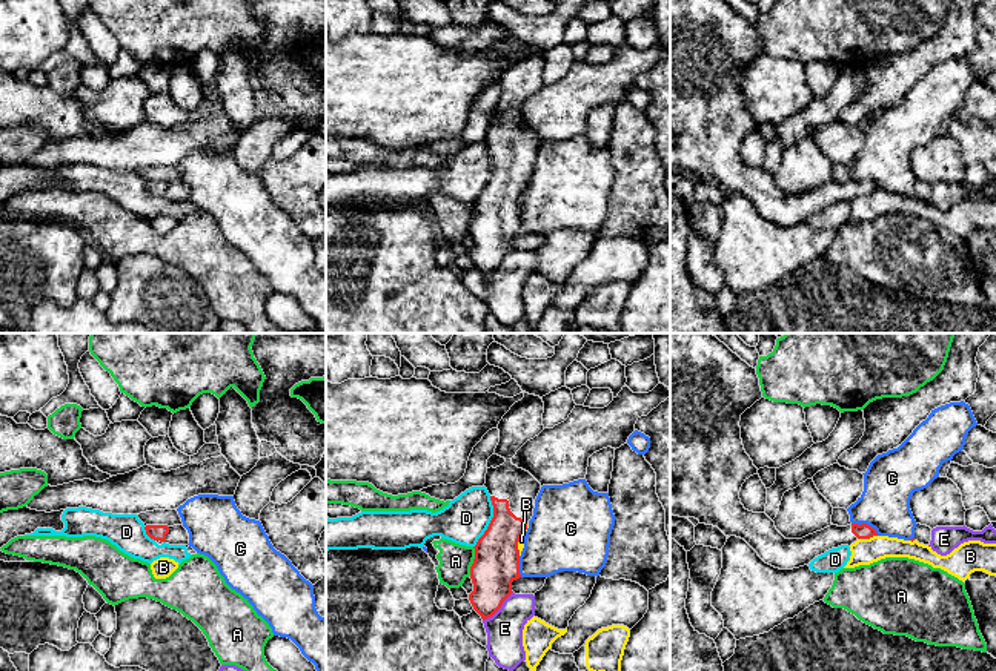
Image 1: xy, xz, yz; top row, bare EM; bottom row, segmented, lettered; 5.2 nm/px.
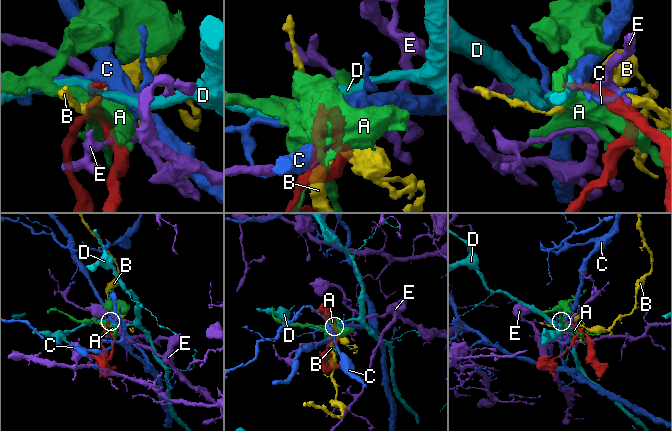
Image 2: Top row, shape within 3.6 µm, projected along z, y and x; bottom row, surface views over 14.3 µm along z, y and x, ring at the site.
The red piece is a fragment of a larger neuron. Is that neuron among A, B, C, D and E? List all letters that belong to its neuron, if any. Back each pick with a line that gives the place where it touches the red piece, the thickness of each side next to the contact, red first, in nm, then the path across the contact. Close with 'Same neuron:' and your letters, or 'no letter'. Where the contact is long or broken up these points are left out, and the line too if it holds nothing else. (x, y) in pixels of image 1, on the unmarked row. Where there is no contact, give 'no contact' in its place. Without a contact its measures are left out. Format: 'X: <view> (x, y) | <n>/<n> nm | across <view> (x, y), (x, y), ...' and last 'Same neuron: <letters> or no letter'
Same neuron: no letter

